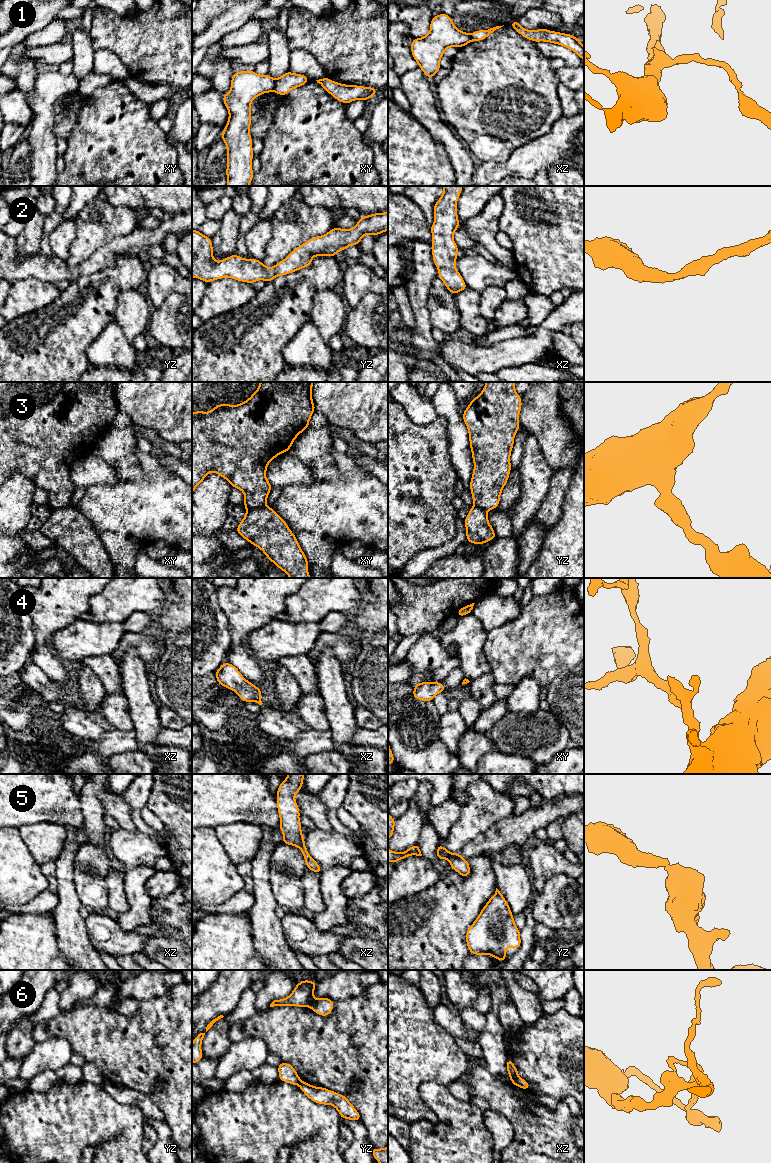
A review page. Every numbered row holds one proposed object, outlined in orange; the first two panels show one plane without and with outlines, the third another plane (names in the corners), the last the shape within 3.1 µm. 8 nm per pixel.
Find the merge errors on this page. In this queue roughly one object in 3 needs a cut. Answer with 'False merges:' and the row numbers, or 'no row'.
False merges: 1, 3, 5, 6

